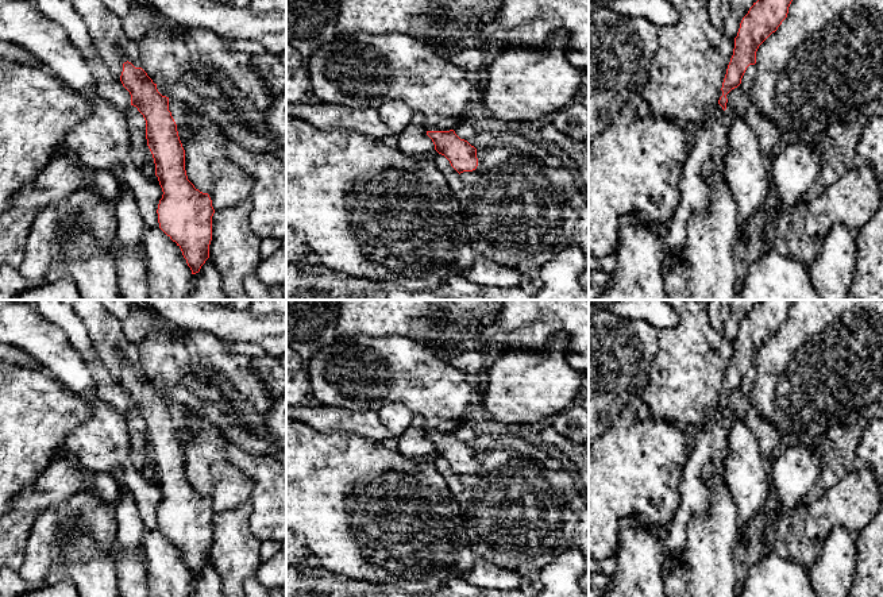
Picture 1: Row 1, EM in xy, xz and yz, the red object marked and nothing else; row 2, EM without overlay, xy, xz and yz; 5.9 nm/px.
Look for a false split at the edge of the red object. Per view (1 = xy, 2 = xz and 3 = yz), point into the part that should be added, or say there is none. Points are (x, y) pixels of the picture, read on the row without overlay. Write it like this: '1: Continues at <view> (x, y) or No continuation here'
1: No continuation here
2: No continuation here
3: No continuation here

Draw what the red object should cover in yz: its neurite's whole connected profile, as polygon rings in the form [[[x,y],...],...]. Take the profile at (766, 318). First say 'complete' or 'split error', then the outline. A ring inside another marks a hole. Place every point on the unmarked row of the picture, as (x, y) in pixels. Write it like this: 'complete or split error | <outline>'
complete | [[[760,300],[743,320],[734,351],[722,385],[718,407],[726,412],[726,397],[741,386],[749,367],[756,366],[759,348],[778,332],[787,320],[794,300]]]

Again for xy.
complete | [[[128,363],[123,366],[120,384],[131,397],[131,408],[146,423],[147,448],[163,494],[157,512],[159,531],[177,546],[192,577],[196,577],[209,561],[212,502],[188,482],[185,452],[169,413],[169,400],[158,394],[142,370]]]

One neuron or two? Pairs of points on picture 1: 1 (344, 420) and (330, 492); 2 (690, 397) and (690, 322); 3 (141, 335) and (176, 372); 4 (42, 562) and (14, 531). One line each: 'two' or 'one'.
1: two
2: one
3: one
4: two

